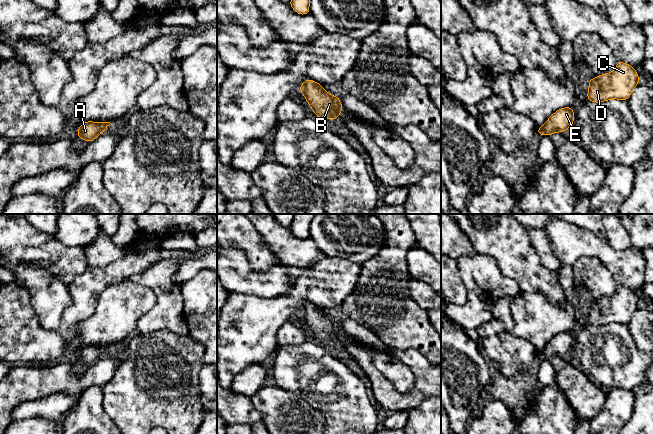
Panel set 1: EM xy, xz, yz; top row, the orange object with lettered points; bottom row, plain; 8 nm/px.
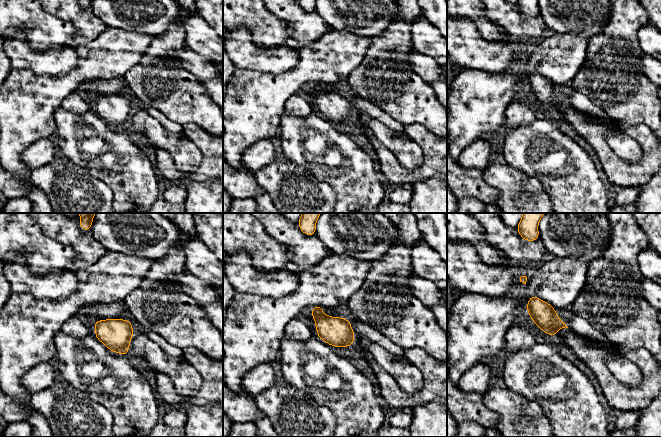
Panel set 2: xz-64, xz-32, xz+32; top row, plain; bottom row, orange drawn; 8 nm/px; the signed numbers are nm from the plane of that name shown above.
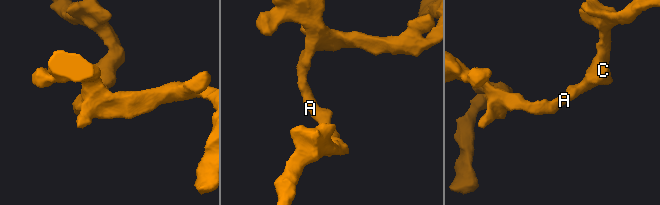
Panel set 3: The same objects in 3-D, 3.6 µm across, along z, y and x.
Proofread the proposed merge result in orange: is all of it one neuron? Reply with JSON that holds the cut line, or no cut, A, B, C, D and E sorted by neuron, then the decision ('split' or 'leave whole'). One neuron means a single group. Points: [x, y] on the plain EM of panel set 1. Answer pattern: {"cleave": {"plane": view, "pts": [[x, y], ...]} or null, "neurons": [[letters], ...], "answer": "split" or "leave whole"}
{"cleave": null, "neurons": [["A", "B", "C", "D", "E"]], "answer": "leave whole"}

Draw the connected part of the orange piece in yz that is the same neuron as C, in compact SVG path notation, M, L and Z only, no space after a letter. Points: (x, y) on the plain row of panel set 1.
M617 285L611 297L603 297L588 304L587 324L594 327L612 323L627 325L640 305L634 290Z

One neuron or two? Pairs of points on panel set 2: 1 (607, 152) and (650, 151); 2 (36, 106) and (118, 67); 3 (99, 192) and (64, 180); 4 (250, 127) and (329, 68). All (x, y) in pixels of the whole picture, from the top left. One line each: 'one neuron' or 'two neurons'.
1: one neuron
2: one neuron
3: one neuron
4: one neuron

